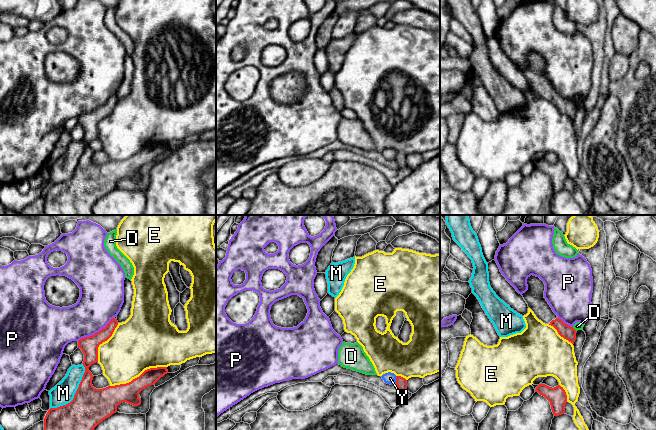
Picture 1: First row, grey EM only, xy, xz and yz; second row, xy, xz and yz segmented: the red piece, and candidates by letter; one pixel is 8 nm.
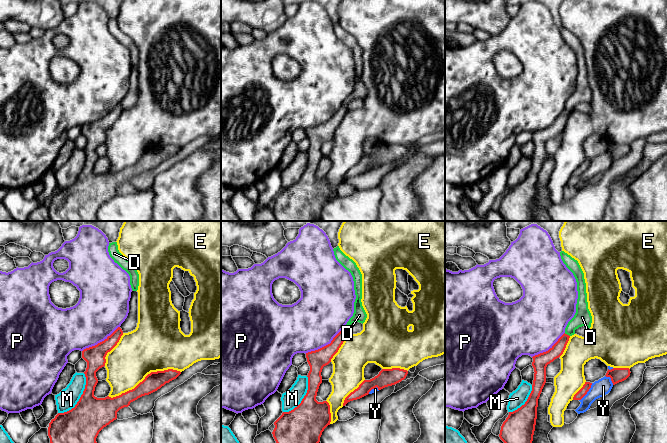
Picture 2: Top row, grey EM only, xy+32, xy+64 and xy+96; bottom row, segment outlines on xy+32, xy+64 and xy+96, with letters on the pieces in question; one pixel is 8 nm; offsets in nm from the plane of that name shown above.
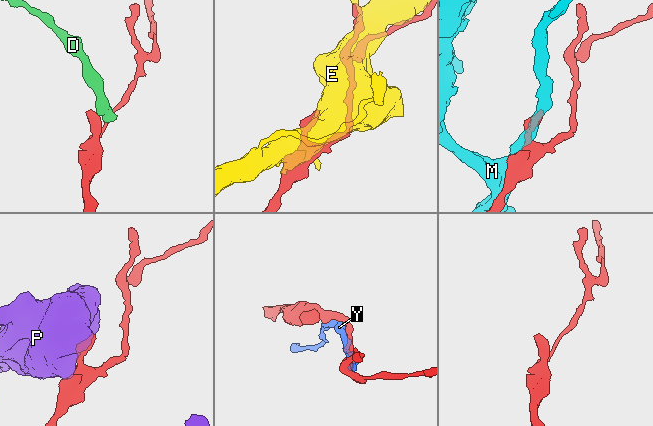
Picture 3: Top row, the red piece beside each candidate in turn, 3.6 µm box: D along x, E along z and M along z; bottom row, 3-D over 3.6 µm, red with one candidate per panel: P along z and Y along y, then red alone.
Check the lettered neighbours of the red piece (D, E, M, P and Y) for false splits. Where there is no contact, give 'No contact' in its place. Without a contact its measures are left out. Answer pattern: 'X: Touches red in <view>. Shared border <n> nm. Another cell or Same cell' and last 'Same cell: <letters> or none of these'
D: Touches red in yz. Shared border 50 nm. Another cell
E: Touches red in xy. Shared border 480 nm. Another cell
M: Touches red in xy. Shared border 440 nm. Another cell
P: Touches red in xy. Shared border 340 nm. Another cell
Y: Touches red in xz. Shared border 60 nm. Another cell
Same cell: none of these

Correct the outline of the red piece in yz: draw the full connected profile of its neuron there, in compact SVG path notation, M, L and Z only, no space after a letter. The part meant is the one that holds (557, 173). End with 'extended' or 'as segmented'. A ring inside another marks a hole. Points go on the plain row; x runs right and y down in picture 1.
M539 160L535 167L544 172L550 178L554 192L559 192L565 189L567 171L563 163L558 161L552 164L545 160Z; as segmented

